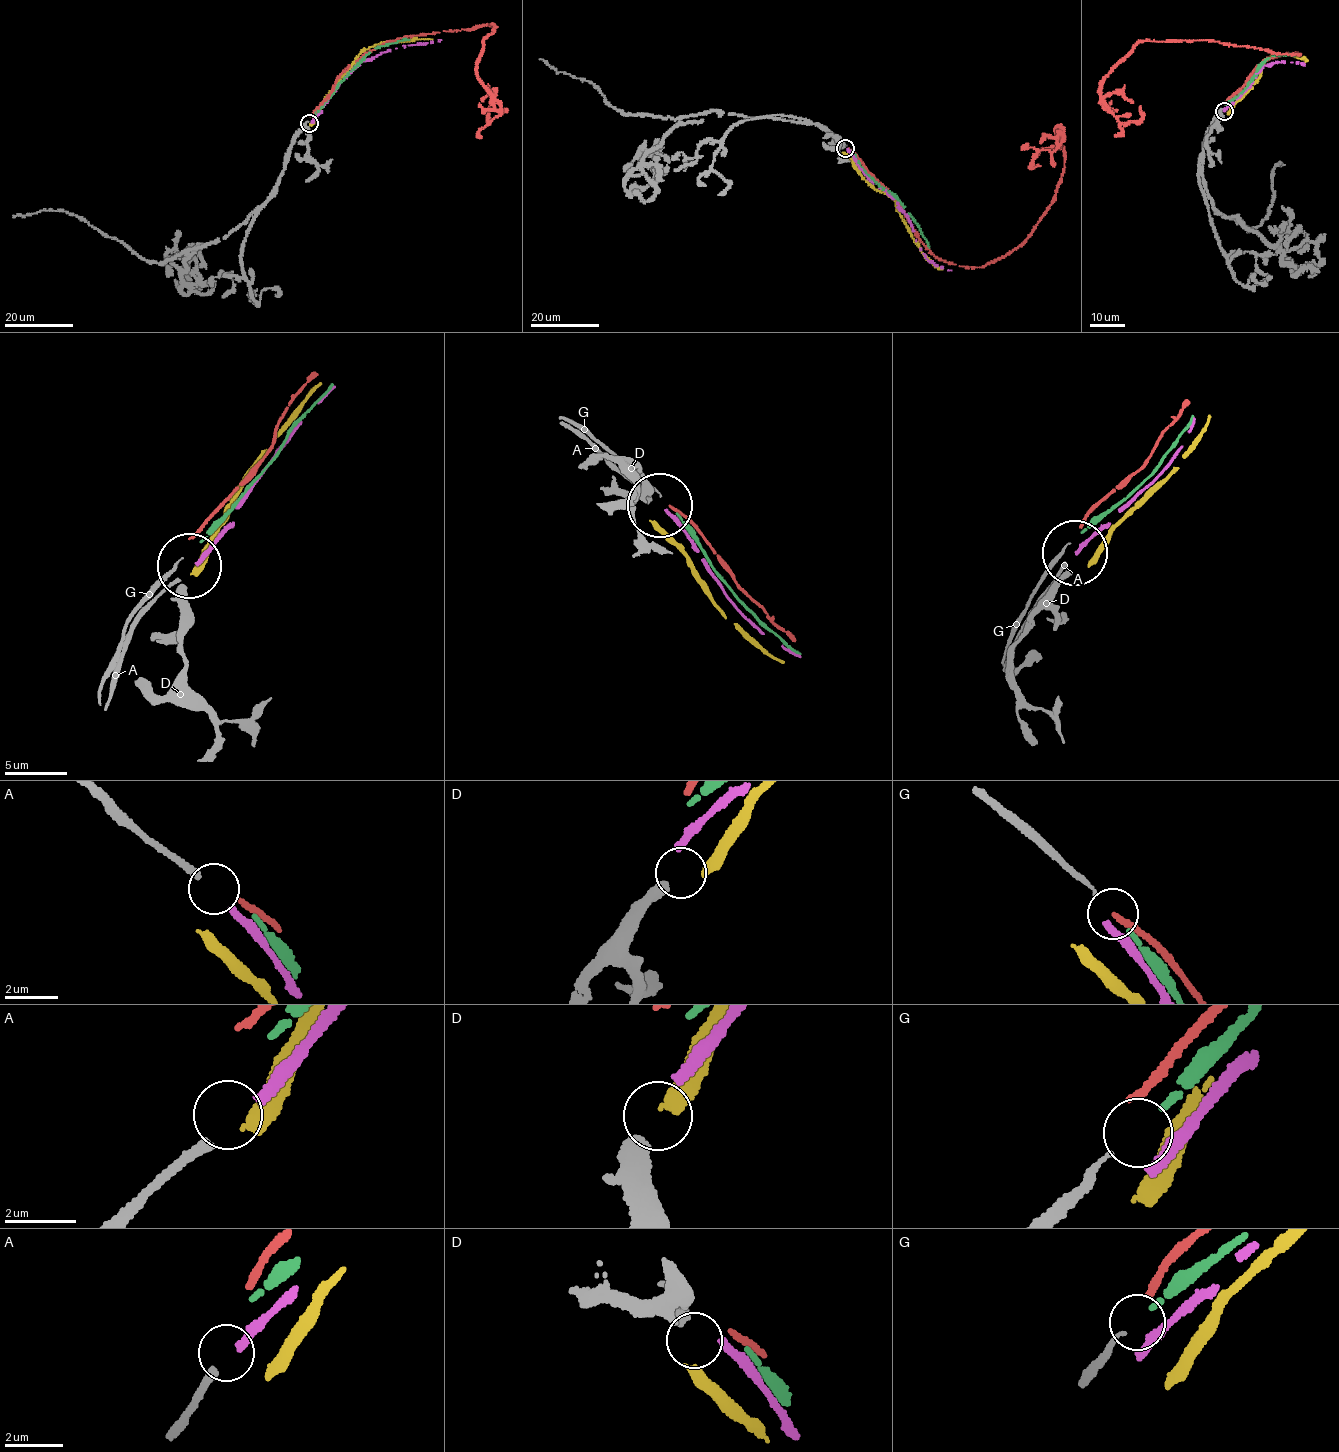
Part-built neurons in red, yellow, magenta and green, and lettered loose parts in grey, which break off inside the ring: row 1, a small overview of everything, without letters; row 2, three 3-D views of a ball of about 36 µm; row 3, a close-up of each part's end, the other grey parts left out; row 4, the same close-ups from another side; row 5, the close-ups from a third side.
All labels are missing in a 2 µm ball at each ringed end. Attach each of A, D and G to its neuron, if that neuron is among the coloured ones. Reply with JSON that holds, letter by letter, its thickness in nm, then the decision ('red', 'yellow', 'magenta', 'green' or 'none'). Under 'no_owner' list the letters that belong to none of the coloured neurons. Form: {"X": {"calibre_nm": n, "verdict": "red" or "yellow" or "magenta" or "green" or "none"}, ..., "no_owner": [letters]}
{"A": {"calibre_nm": 280, "verdict": "magenta"}, "D": {"calibre_nm": 480, "verdict": "yellow"}, "G": {"calibre_nm": 130, "verdict": "green"}, "no_owner": []}

